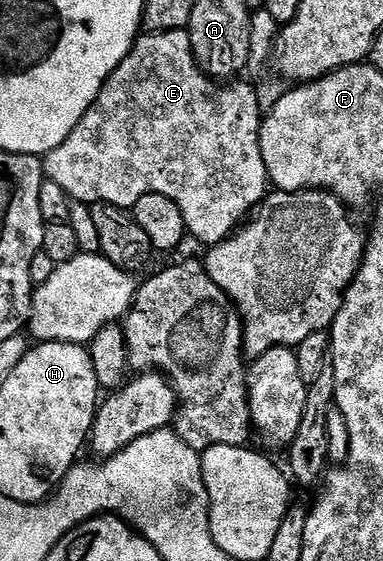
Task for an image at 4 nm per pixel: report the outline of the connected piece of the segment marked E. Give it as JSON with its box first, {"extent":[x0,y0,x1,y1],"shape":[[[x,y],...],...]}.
{"extent":[44,29,271,247],"shape":[[[176,29],[166,33],[146,32],[144,35],[138,36],[131,47],[131,51],[123,59],[123,63],[119,63],[119,67],[115,67],[115,71],[99,91],[95,103],[91,103],[87,115],[83,115],[83,119],[79,119],[75,131],[71,131],[71,135],[67,135],[67,139],[63,143],[59,143],[59,147],[55,147],[49,153],[44,154],[45,176],[51,183],[59,183],[59,187],[63,187],[63,191],[67,191],[70,199],[84,201],[90,207],[99,204],[114,205],[129,211],[132,210],[135,203],[139,203],[139,199],[143,199],[143,195],[151,195],[152,193],[167,195],[167,199],[171,199],[179,207],[179,211],[183,211],[185,227],[188,236],[192,240],[194,237],[195,240],[202,241],[205,247],[212,247],[221,241],[226,241],[228,237],[233,236],[238,226],[265,200],[267,190],[271,185],[269,172],[263,163],[263,151],[261,150],[263,106],[259,100],[258,90],[256,88],[252,89],[249,85],[237,84],[241,83],[233,83],[228,87],[222,87],[202,71],[195,59],[191,39],[185,29]]]}

